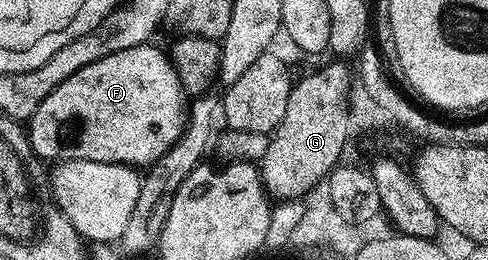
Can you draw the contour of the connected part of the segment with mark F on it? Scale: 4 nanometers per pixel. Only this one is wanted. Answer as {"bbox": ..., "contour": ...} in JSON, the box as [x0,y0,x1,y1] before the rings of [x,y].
{"bbox":[27,45,186,168],"contour":[[[152,45],[135,46],[134,48],[126,48],[123,52],[114,52],[110,56],[102,56],[102,60],[94,60],[94,64],[86,64],[86,68],[78,68],[78,72],[74,72],[74,76],[70,76],[70,80],[62,80],[62,84],[58,84],[58,88],[54,88],[54,92],[50,92],[50,96],[46,96],[46,100],[42,100],[42,104],[38,104],[38,108],[32,113],[32,117],[27,123],[28,142],[32,146],[32,151],[34,151],[36,157],[41,160],[56,158],[52,160],[63,160],[65,162],[73,162],[74,160],[113,162],[119,166],[133,168],[147,168],[158,161],[179,140],[180,133],[185,128],[186,95],[178,72],[172,66],[171,57],[165,51],[163,54],[158,47]]]}

